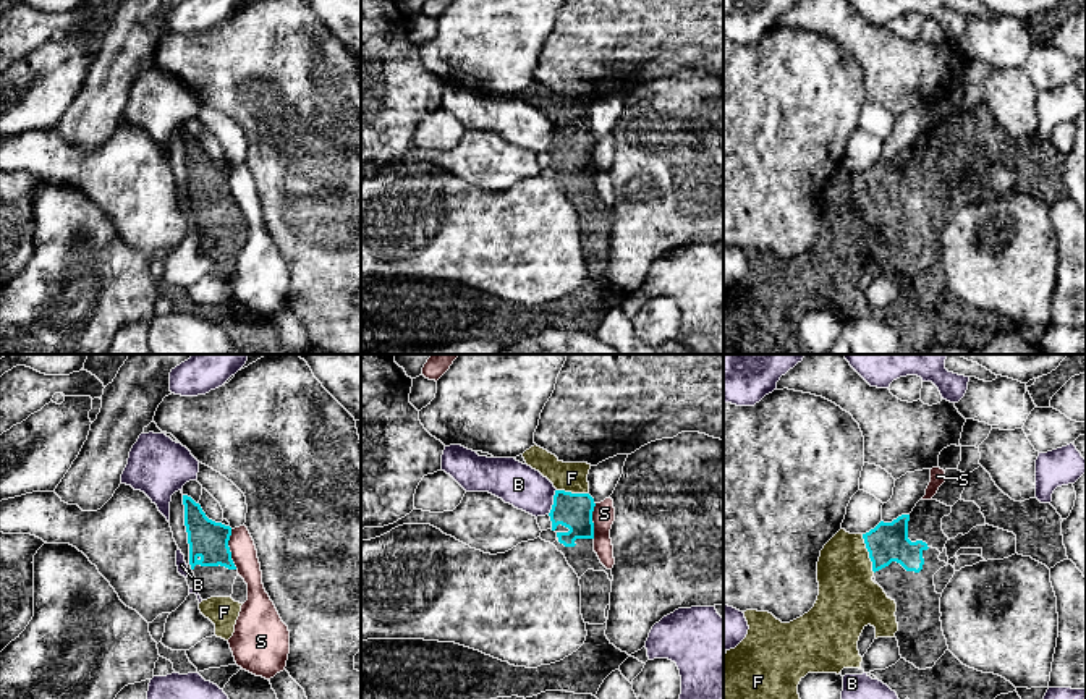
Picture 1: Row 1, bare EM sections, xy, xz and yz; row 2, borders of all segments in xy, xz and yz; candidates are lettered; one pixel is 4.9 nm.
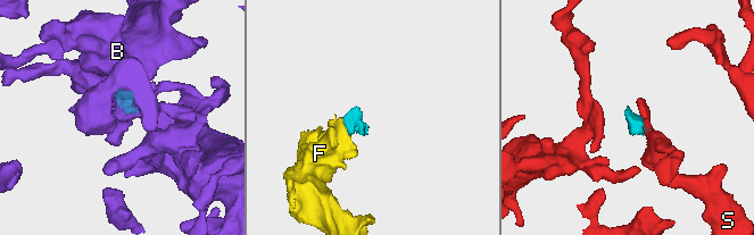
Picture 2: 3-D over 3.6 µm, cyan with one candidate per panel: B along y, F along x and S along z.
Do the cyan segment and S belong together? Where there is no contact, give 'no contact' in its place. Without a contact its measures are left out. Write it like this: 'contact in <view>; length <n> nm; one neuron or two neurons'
contact in xy; length 200 nm; two neurons

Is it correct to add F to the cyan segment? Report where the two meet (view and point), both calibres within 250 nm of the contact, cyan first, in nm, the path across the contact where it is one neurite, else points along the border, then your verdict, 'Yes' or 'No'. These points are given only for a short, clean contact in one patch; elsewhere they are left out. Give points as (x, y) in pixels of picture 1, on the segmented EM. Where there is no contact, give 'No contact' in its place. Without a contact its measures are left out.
Touches cyan at yz (869, 554). Thickness 200 nm (cyan) against 300 nm. Yes

